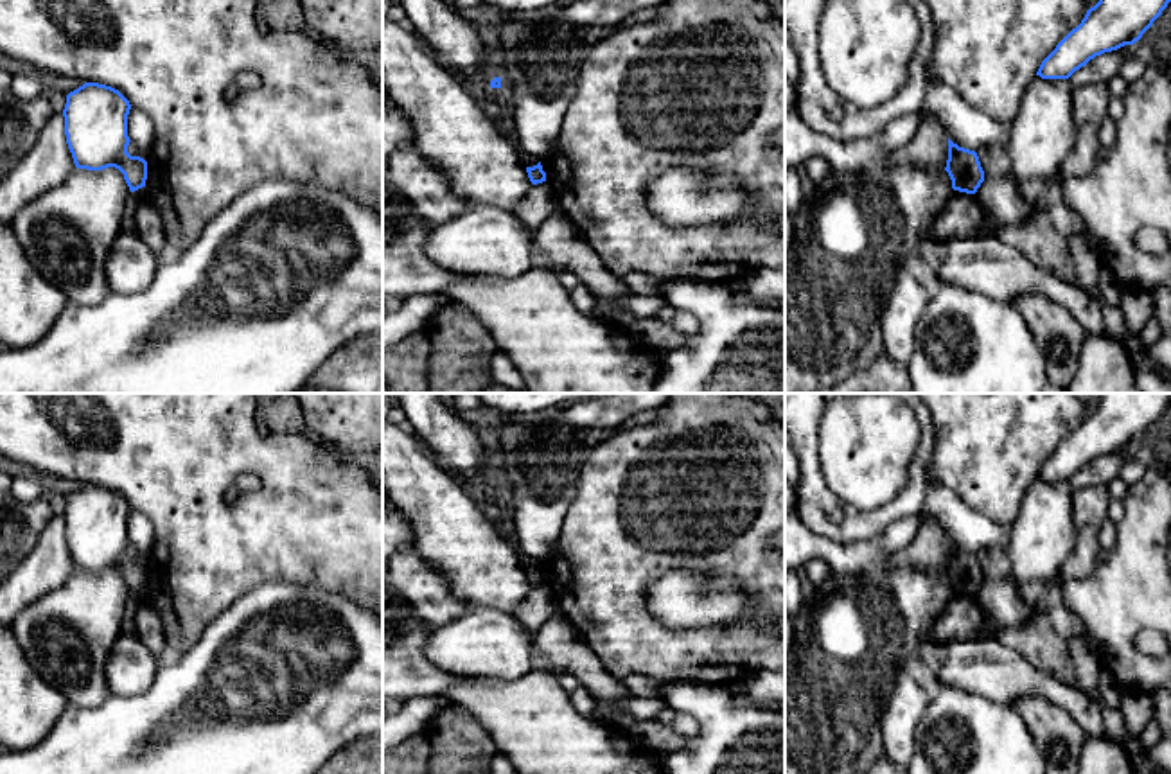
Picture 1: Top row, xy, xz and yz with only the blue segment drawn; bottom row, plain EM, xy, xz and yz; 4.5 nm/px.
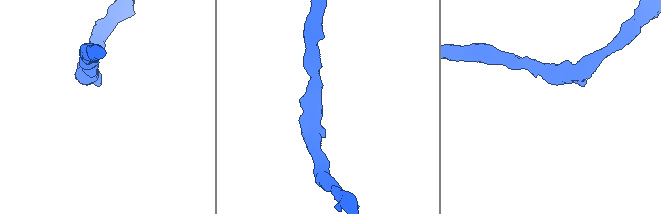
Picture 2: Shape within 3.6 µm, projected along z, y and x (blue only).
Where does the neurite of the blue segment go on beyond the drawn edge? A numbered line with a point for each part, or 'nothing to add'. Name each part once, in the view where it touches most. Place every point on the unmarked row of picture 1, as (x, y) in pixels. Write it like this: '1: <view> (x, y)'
nothing to add

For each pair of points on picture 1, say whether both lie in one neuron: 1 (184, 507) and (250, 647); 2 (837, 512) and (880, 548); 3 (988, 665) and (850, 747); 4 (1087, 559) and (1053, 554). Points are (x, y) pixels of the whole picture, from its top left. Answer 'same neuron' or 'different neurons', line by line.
1: different neurons
2: different neurons
3: different neurons
4: different neurons

